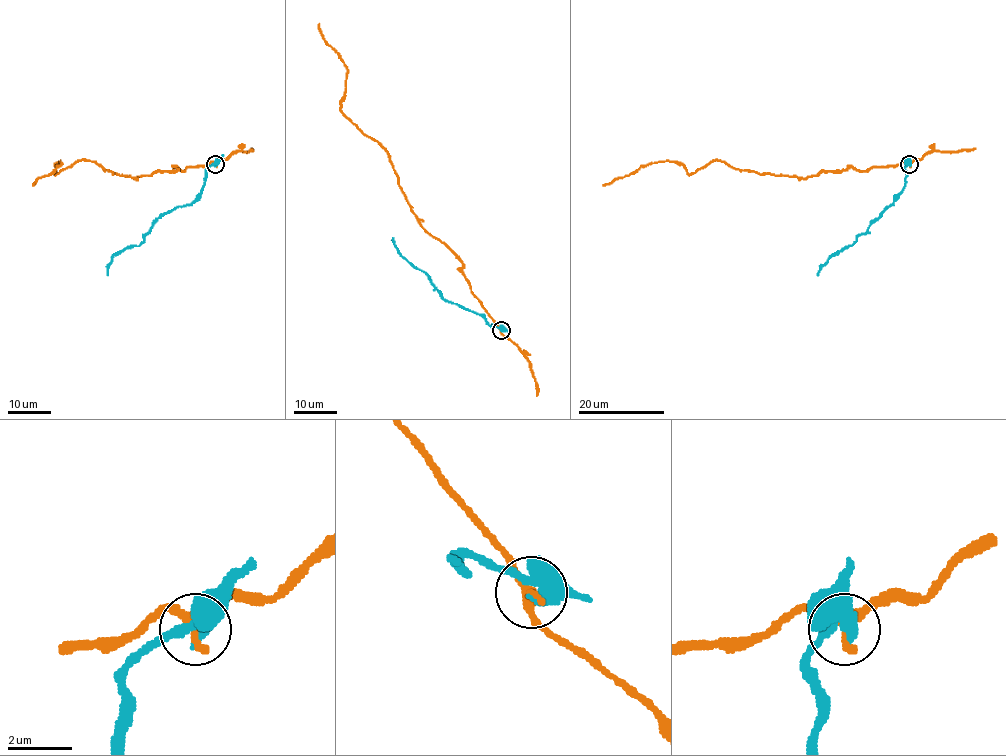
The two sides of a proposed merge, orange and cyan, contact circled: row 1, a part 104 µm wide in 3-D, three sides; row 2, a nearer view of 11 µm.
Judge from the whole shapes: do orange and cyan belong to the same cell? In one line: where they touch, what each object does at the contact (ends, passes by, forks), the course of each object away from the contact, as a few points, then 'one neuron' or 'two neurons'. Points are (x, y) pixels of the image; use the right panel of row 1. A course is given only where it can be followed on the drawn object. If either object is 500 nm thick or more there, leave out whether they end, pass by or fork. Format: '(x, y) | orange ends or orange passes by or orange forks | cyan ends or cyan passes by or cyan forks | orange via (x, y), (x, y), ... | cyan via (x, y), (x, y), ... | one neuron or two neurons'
(909, 164) | orange passes by | cyan passes by | orange via (910, 164), (851, 167), (805, 178), (758, 174), (713, 160), (690, 174), (672, 161), (641, 165), (603, 186) | cyan via (910, 164), (904, 168), (905, 184), (901, 193), (850, 246), (832, 256), (817, 275) | two neurons

